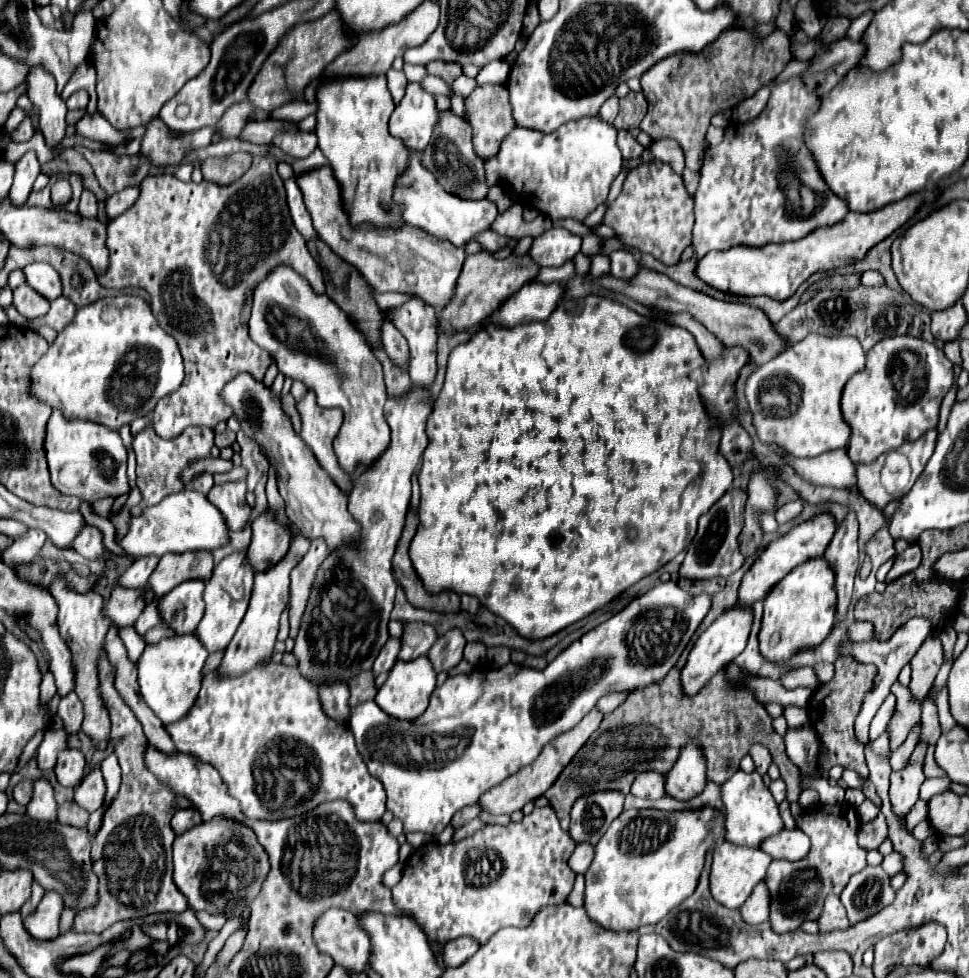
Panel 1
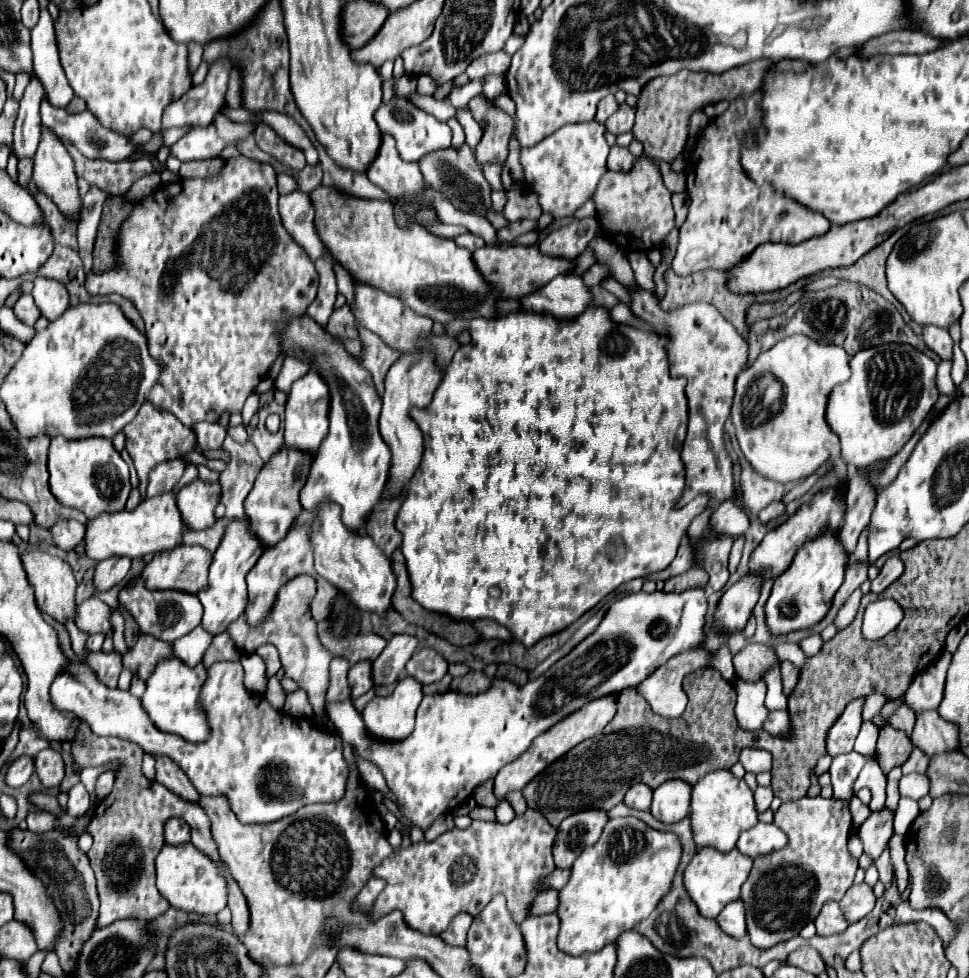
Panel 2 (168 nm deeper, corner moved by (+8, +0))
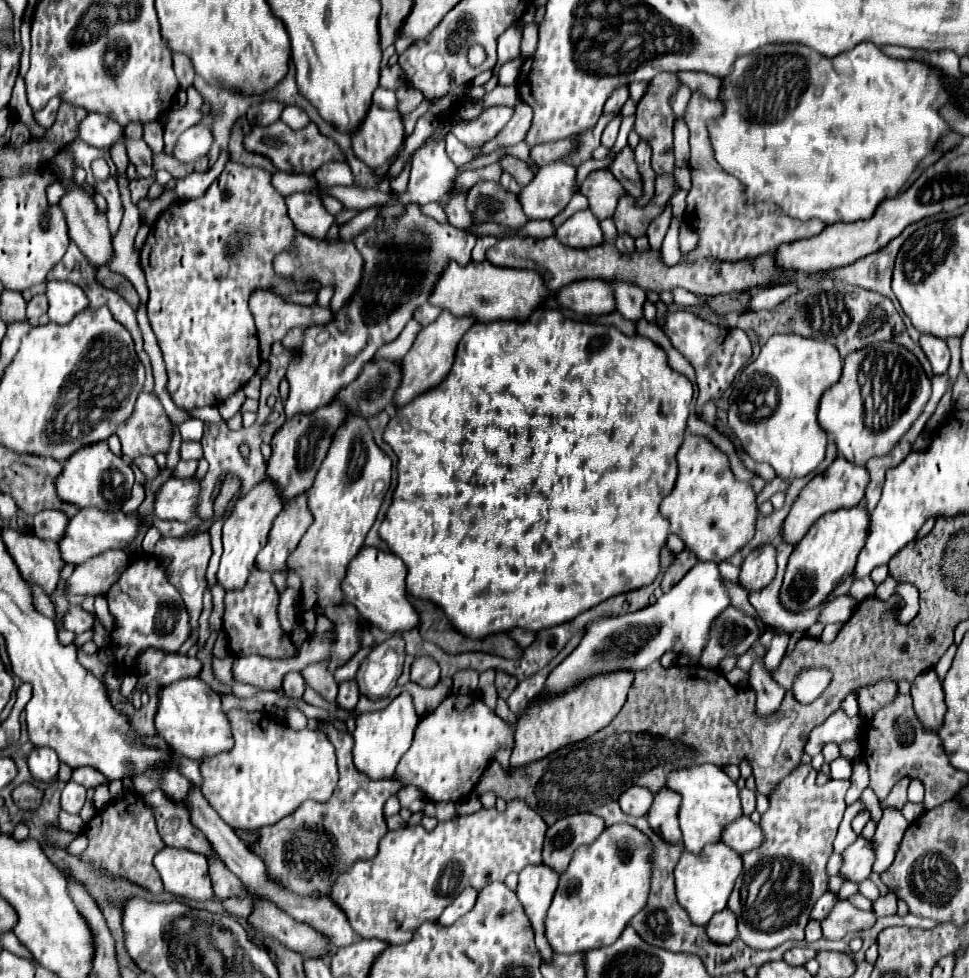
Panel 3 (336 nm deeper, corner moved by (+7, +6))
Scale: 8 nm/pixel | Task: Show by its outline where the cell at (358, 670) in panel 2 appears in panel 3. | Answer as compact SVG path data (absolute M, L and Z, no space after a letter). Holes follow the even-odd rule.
M346 680L346 682L340 684L340 692L338 692L338 698L336 698L340 708L352 710L356 706L358 698L360 698L360 690L356 686L356 680Z

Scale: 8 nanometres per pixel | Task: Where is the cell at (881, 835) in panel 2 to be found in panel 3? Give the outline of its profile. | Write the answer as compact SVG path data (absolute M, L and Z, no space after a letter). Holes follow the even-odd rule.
M860 834L856 842L842 852L842 856L844 856L842 874L852 882L862 882L872 874L872 866L876 860L874 840L868 840Z

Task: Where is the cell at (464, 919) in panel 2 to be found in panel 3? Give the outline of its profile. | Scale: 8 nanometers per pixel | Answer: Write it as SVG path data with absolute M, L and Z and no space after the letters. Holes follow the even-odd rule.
M466 888L462 890L462 894L458 894L458 898L442 912L442 916L438 918L438 922L442 926L452 926L452 922L456 922L460 916L464 916L468 910L472 910L474 902L476 902L478 892L474 888Z

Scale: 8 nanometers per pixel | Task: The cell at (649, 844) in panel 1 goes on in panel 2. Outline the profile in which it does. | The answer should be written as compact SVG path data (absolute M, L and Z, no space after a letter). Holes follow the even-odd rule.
M613 818L607 822L601 838L591 848L585 848L583 854L571 866L569 882L559 890L557 916L561 922L557 948L571 956L581 956L585 952L597 952L603 946L611 944L621 932L631 930L635 922L645 920L655 904L663 898L663 892L671 888L675 868L681 858L679 838L671 832L657 832L637 818Z

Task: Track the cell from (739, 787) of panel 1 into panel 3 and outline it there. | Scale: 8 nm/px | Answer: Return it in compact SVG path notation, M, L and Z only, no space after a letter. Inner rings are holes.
M702 764L684 770L674 770L666 780L666 788L682 794L680 830L682 830L684 848L690 852L700 852L706 844L720 842L724 826L742 816L738 784L718 766Z

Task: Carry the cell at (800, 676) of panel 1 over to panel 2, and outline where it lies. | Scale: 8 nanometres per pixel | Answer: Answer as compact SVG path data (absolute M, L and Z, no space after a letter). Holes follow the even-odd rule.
M747 644L733 656L735 674L741 680L757 682L761 680L761 674L773 664L777 664L777 656L769 646L763 644Z

